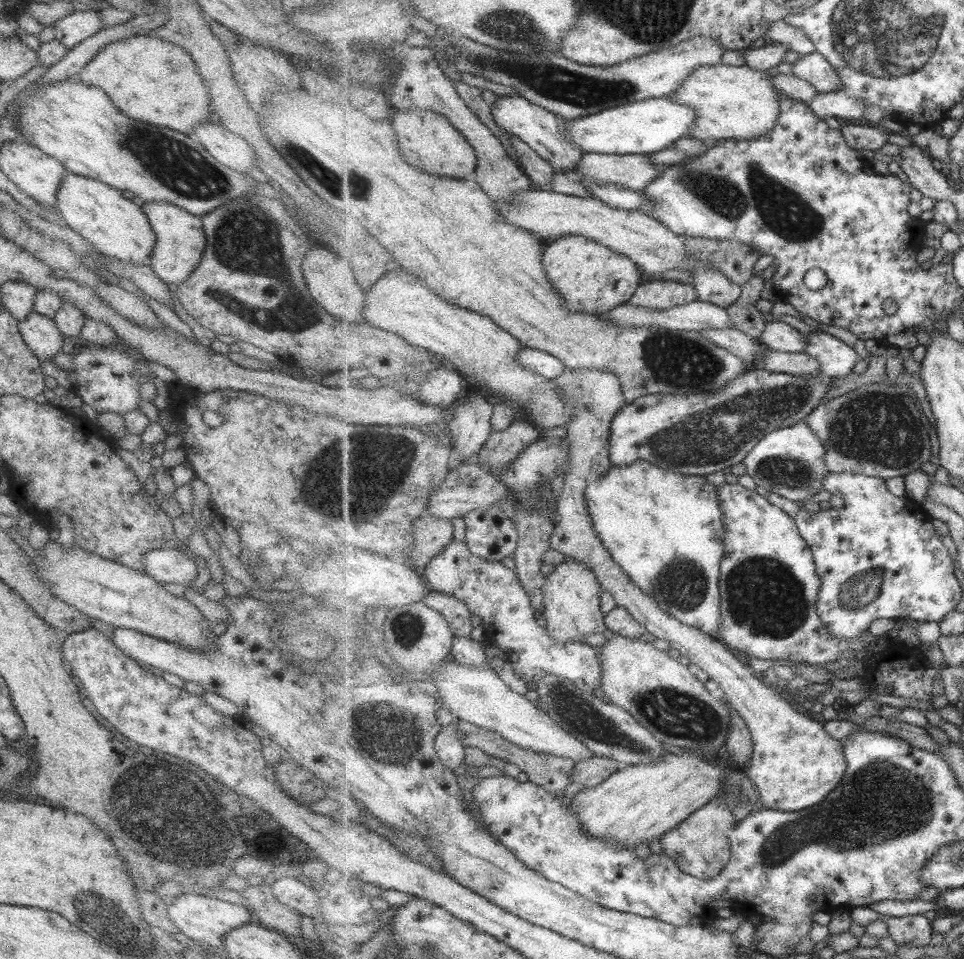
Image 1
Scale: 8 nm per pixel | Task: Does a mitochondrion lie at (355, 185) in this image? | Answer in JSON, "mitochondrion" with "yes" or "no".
{"mitochondrion":"yes"}

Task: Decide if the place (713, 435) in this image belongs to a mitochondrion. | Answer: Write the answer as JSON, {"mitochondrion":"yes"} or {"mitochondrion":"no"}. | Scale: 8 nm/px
{"mitochondrion":"yes"}

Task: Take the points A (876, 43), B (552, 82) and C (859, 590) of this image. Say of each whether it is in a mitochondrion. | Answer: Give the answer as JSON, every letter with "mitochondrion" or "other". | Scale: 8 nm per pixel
{"A":"mitochondrion","B":"mitochondrion","C":"mitochondrion"}

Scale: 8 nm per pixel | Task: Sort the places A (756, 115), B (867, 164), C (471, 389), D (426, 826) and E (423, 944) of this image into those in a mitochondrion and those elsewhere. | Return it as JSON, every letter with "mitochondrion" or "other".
{"A":"other","B":"other","C":"other","D":"mitochondrion","E":"mitochondrion"}

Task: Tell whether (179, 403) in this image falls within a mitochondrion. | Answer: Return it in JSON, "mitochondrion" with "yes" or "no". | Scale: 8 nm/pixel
{"mitochondrion":"no"}

